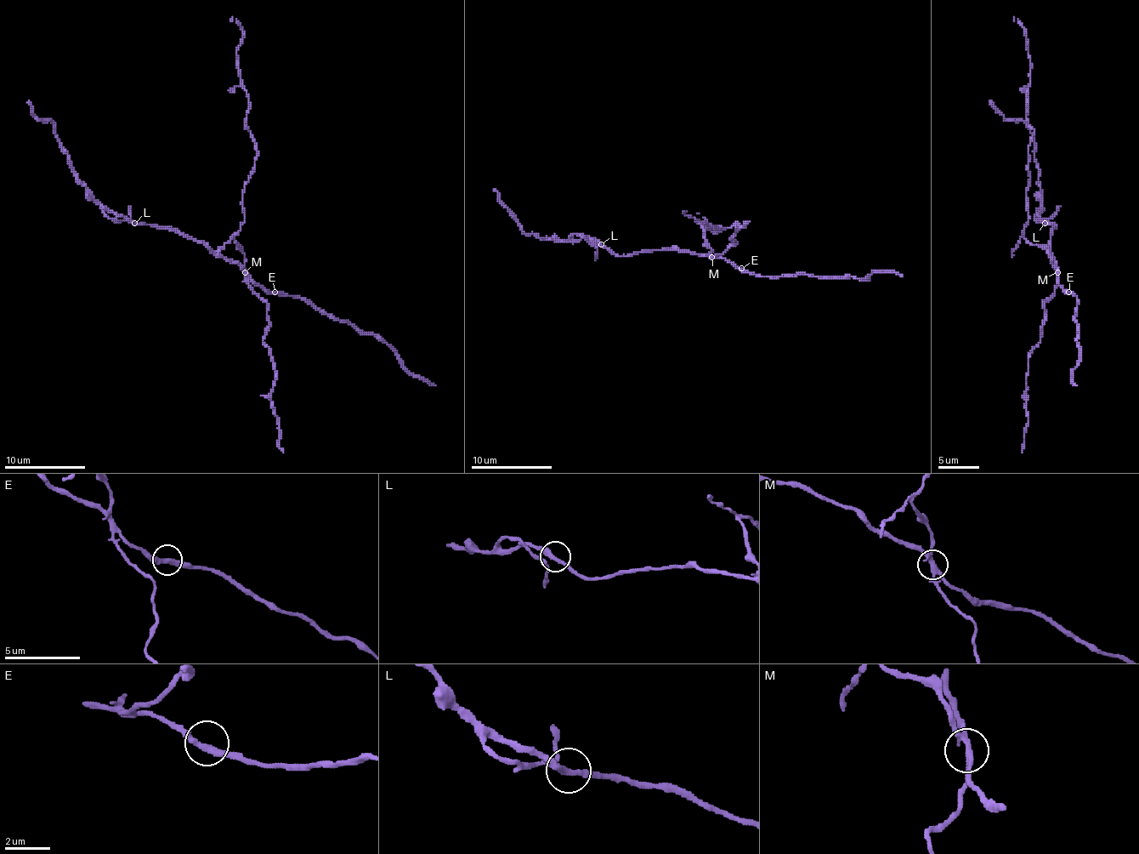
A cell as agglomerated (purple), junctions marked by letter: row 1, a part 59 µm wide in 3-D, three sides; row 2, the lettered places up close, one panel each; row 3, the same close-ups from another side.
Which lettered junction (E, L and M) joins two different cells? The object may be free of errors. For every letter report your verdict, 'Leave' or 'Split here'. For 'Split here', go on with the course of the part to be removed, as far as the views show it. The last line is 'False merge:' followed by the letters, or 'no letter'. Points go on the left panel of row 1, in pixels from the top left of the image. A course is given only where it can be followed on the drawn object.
E: Leave
L: Leave
M: Split here. Course of the part to remove: (245, 271), (235, 236), (257, 145), (238, 68), (242, 29), (230, 21)
False merge: M

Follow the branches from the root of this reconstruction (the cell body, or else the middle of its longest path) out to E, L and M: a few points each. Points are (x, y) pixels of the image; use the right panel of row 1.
E: (1055, 261), (1058, 283), (1068, 292)
L: (1055, 261), (1051, 251), (1051, 235), (1056, 226), (1045, 223)
M: (1055, 261), (1056, 271)

